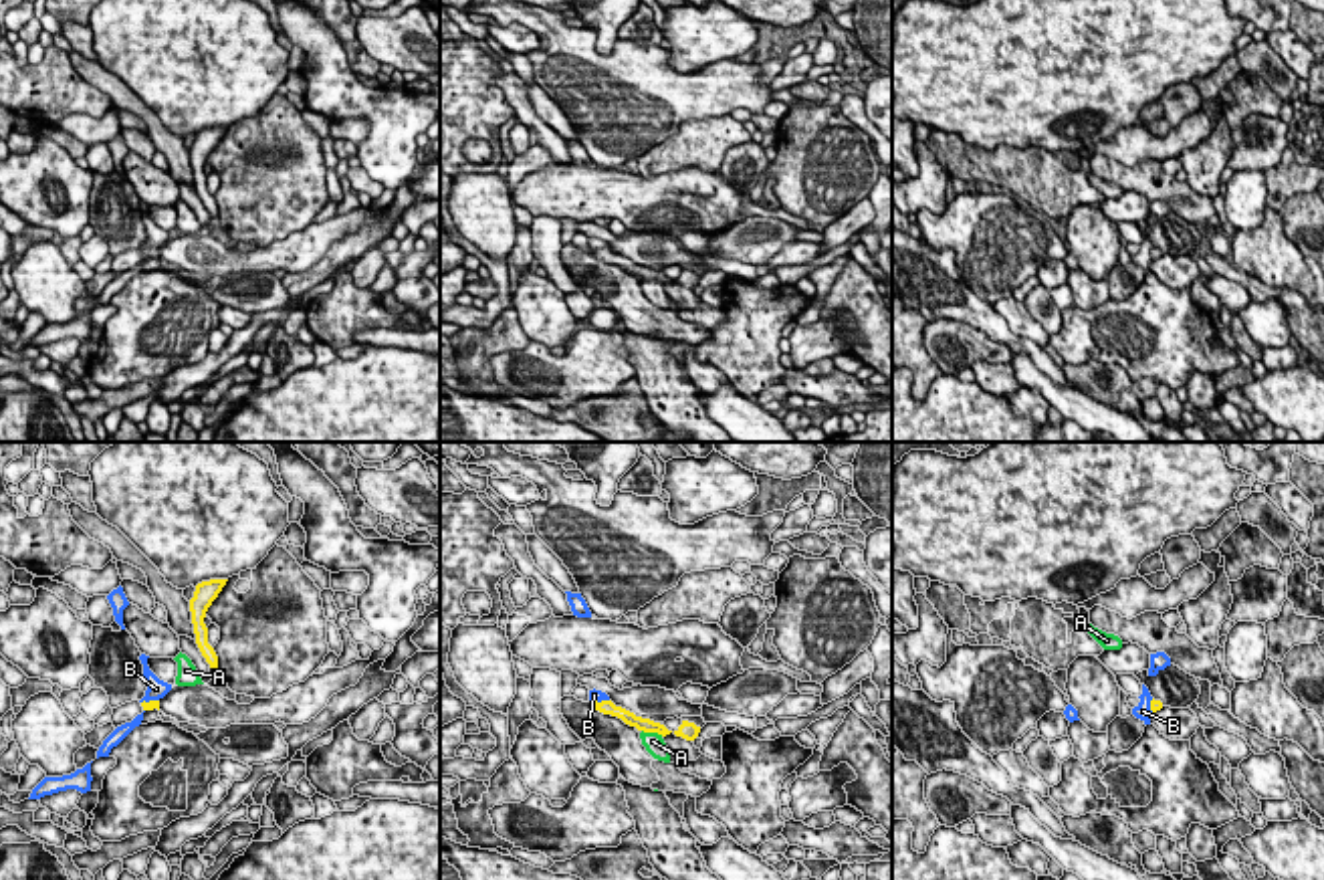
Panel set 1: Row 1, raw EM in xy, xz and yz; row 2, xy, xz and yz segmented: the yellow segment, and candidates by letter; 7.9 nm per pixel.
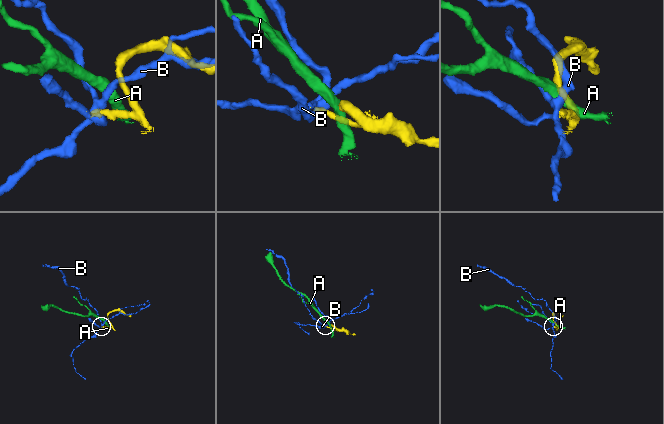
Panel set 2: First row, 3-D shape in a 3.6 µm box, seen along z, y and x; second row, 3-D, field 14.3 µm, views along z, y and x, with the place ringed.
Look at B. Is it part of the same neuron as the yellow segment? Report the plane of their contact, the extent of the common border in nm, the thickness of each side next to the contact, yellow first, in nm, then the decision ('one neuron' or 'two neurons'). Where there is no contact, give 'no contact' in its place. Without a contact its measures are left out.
xy | 150 nm | 70/160 nm | two neurons

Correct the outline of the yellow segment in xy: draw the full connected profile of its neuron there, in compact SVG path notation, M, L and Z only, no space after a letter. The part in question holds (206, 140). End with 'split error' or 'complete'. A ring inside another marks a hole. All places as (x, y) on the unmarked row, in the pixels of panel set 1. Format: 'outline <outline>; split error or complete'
outline M210 127L196 133L194 145L190 147L192 172L196 182L196 192L210 212L210 216L218 216L218 204L214 196L208 192L208 176L204 172L206 159L212 149L218 145L228 127Z; complete

